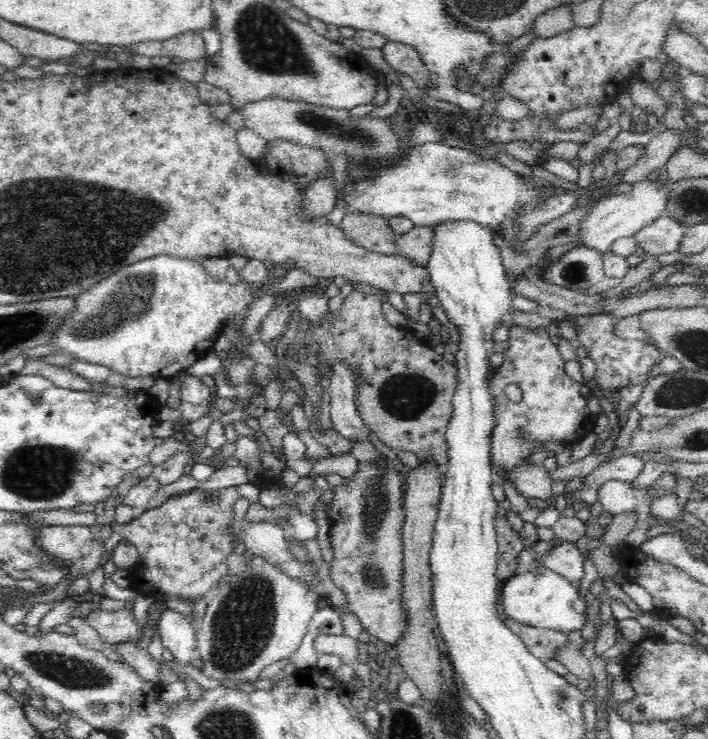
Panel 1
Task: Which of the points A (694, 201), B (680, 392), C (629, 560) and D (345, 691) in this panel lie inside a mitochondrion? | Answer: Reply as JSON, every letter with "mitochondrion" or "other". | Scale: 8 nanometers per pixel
{"A":"mitochondrion","B":"mitochondrion","C":"other","D":"other"}

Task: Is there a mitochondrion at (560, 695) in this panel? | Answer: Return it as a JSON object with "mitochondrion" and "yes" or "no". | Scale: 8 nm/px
{"mitochondrion":"yes"}

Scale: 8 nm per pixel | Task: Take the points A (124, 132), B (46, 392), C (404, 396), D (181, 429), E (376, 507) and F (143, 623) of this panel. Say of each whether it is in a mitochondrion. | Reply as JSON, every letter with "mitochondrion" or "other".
{"A":"other","B":"other","C":"mitochondrion","D":"other","E":"mitochondrion","F":"other"}

